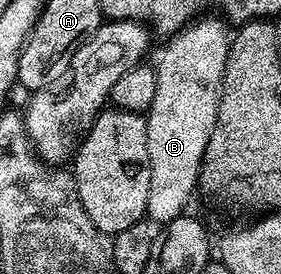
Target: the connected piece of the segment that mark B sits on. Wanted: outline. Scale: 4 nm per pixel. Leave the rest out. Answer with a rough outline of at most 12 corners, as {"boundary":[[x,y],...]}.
{"boundary":[[204,16],[154,60],[147,217],[183,215],[230,34]]}

